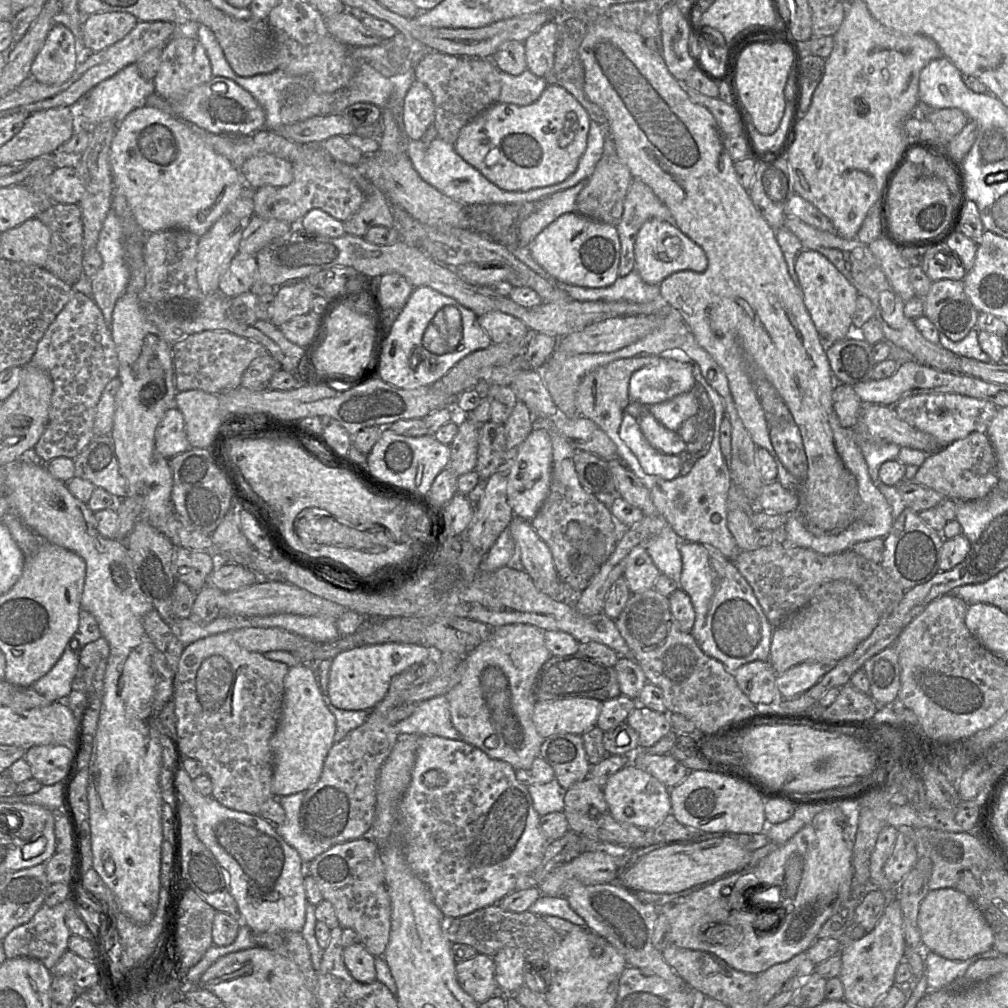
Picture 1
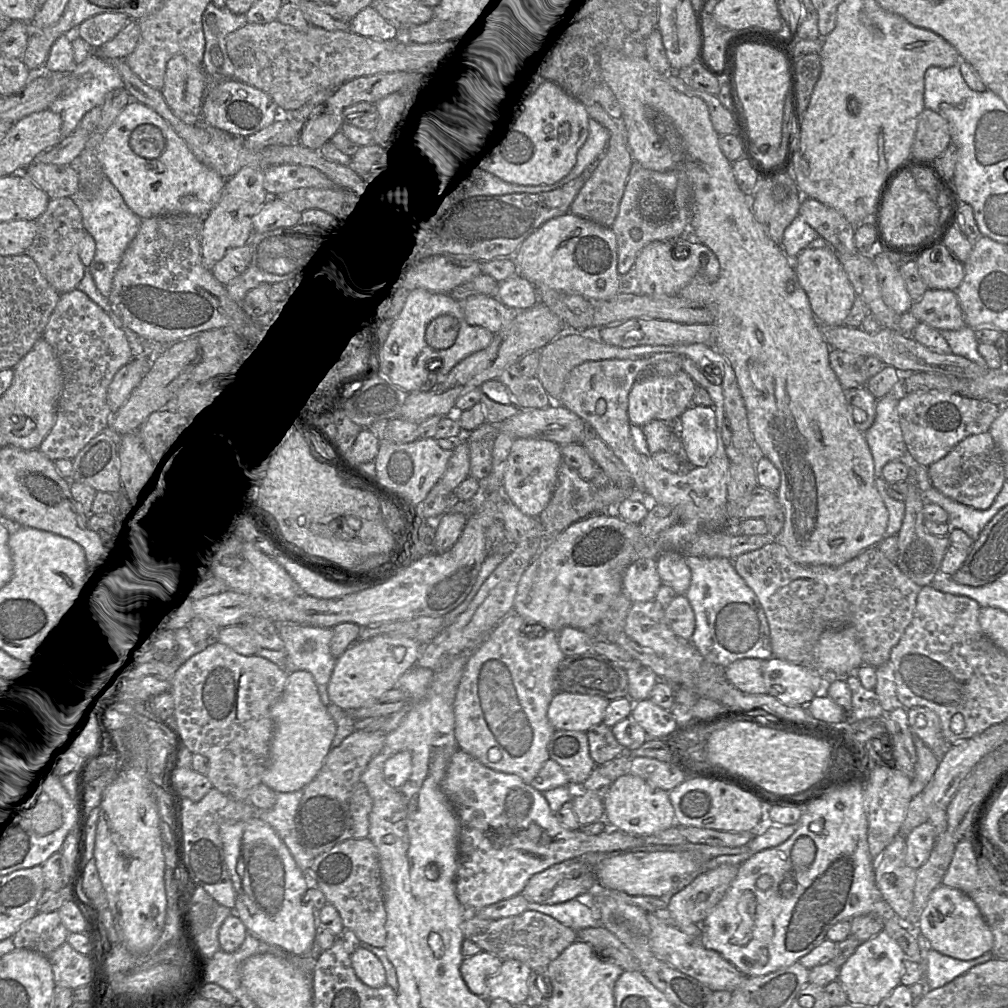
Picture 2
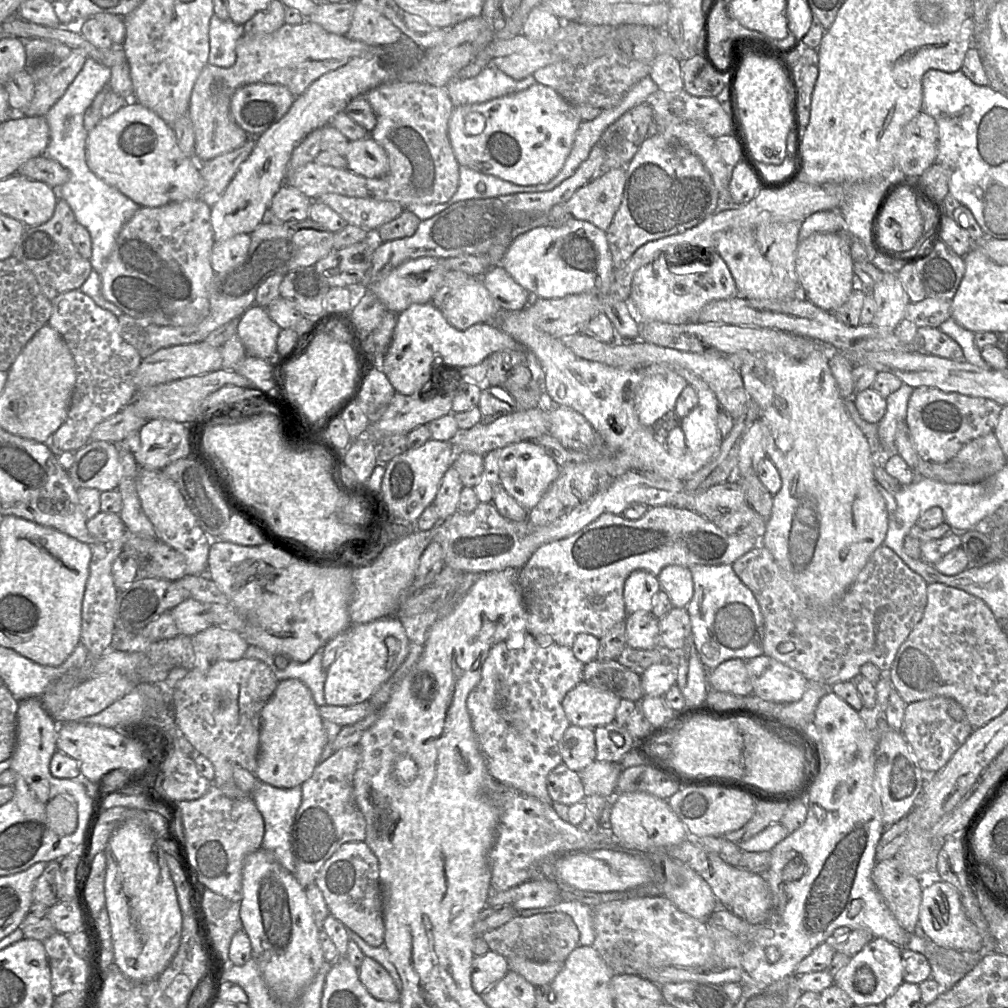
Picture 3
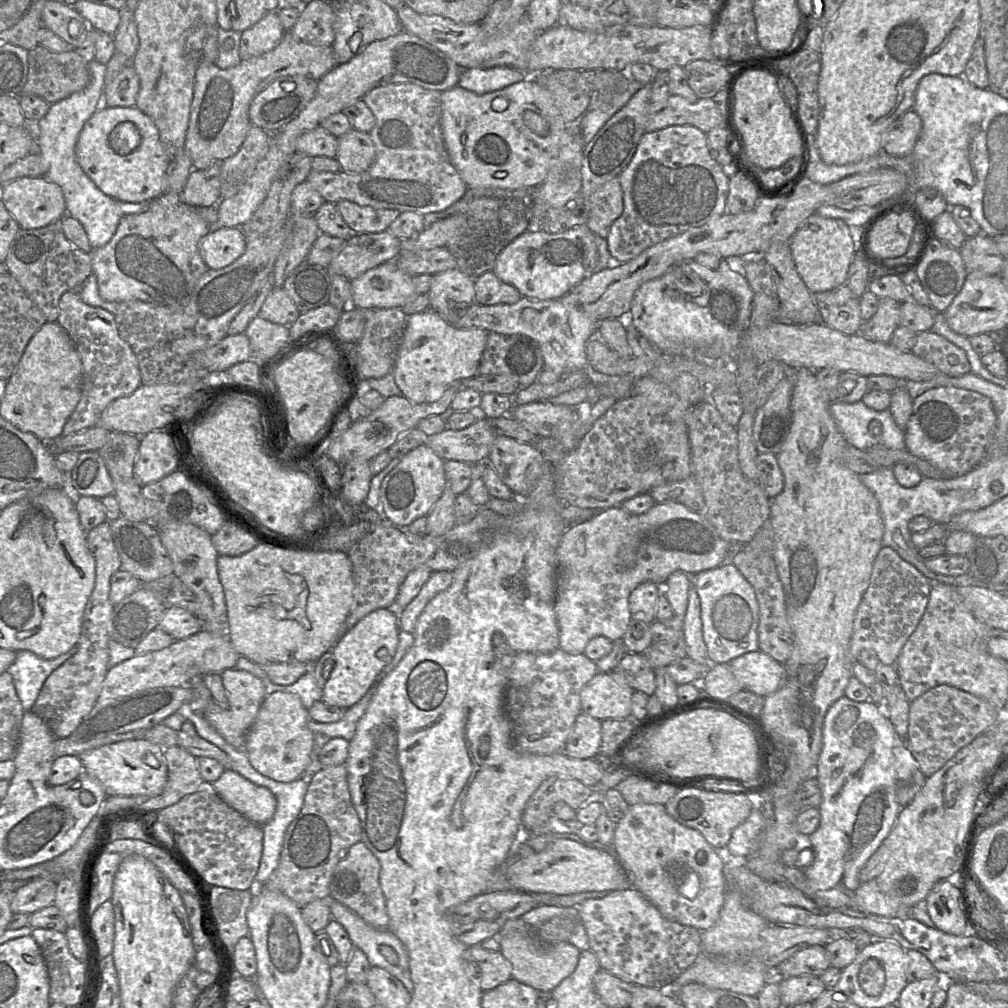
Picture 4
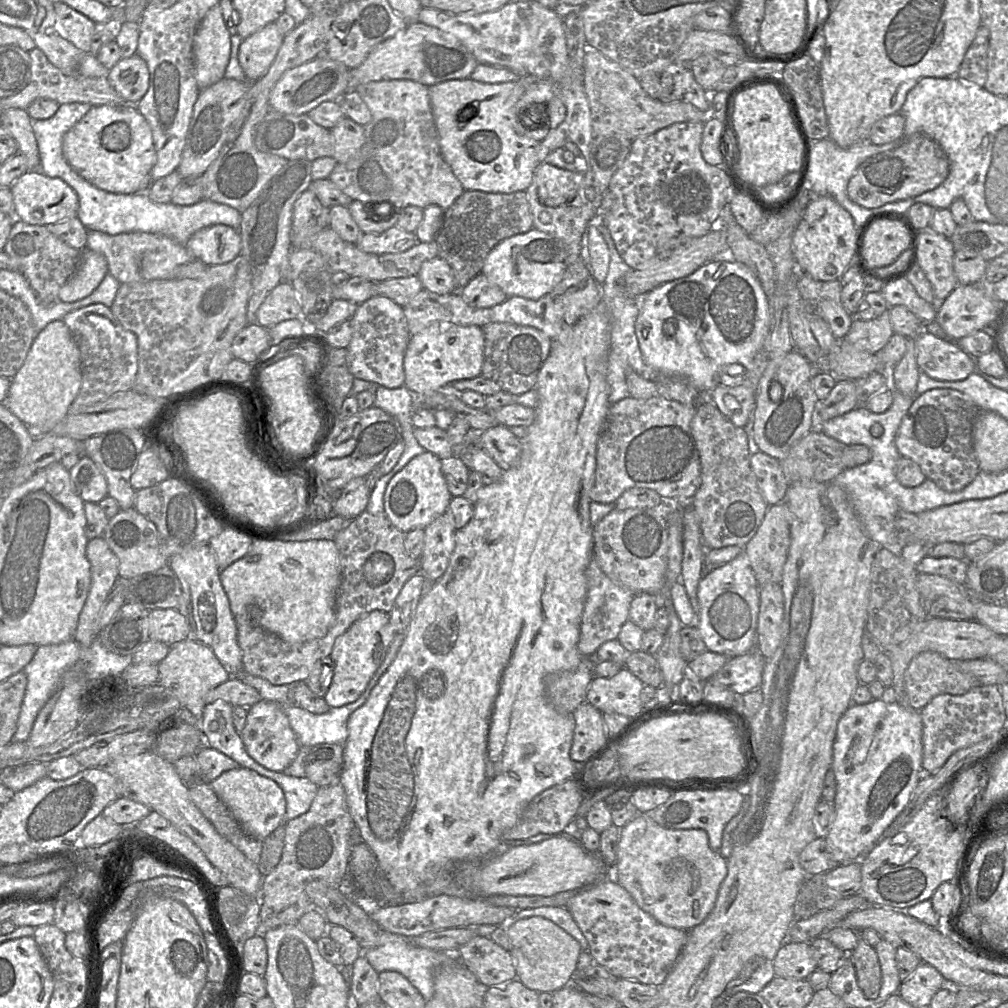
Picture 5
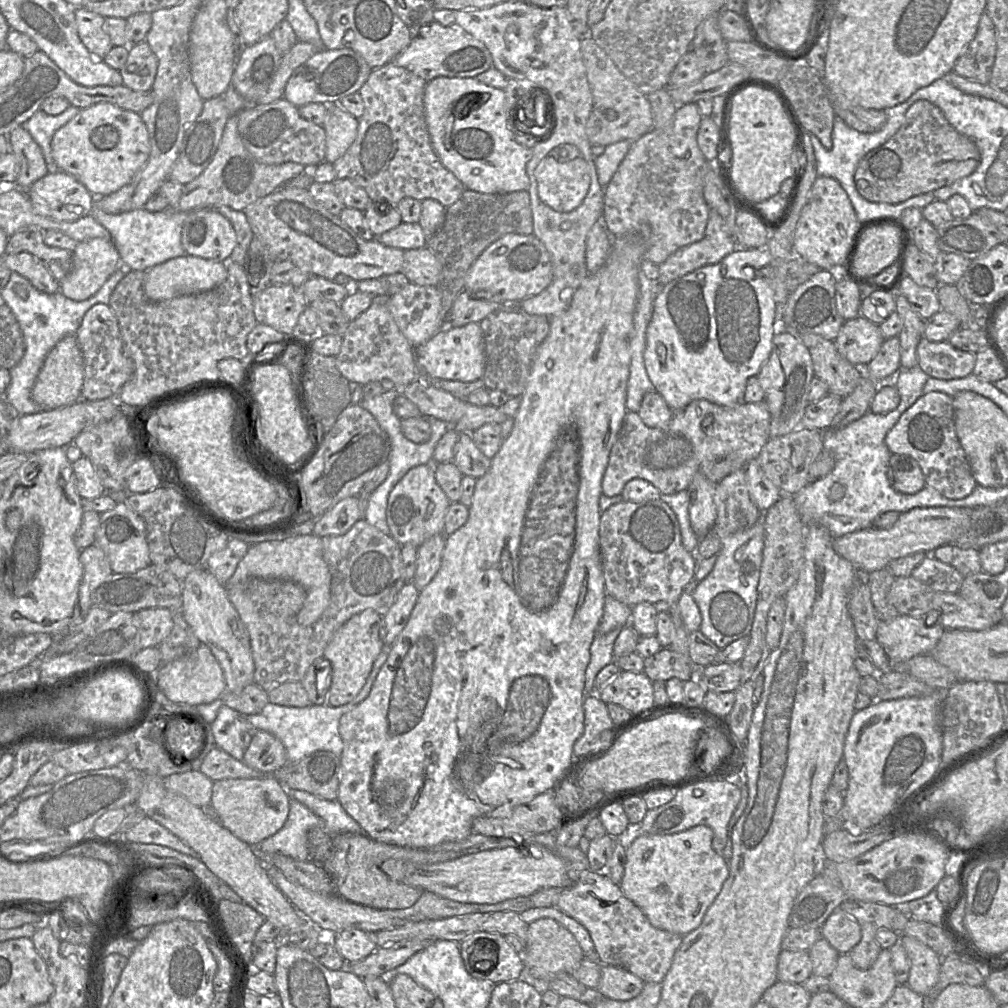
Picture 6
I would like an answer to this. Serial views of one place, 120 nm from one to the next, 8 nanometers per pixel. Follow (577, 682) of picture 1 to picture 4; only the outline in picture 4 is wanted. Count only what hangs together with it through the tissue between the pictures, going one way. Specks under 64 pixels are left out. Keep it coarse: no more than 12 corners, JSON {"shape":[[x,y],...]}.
{"shape":[[627,652],[613,671],[634,691],[654,694],[656,673],[642,653]]}

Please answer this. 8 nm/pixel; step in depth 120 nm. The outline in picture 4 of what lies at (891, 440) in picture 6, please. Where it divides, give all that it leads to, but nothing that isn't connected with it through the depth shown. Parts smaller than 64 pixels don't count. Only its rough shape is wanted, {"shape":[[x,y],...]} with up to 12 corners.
{"shape":[[983,394],[913,400],[906,449],[960,477],[986,458],[997,416]]}

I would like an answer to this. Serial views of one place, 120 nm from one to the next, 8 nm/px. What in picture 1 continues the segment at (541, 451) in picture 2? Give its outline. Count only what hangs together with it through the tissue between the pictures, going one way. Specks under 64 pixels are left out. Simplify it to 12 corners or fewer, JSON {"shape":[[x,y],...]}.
{"shape":[[534,428],[507,465],[515,516],[531,521],[546,500],[553,450]]}

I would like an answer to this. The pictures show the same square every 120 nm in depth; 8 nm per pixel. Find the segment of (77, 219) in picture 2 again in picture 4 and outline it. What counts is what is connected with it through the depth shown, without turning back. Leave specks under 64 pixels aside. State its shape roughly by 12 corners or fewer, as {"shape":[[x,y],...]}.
{"shape":[[62,219],[20,228],[4,264],[50,322],[93,272]]}

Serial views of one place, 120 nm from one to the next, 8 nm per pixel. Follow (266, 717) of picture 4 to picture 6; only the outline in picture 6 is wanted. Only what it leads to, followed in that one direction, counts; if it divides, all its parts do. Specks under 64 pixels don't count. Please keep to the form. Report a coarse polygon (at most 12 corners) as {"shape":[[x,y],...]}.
{"shape":[[266,731],[252,736],[244,764],[274,772],[287,762],[282,742]]}

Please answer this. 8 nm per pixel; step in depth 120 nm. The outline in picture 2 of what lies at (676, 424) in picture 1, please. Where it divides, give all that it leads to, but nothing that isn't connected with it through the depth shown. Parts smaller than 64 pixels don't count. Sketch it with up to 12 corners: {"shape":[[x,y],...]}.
{"shape":[[682,369],[636,380],[627,414],[639,427],[675,423],[696,383]]}

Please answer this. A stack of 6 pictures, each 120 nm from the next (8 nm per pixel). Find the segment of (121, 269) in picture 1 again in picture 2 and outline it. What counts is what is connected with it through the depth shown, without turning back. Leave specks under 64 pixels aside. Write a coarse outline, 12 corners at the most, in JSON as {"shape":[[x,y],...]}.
{"shape":[[107,177],[71,198],[94,259],[76,289],[109,316],[108,297],[141,219]]}

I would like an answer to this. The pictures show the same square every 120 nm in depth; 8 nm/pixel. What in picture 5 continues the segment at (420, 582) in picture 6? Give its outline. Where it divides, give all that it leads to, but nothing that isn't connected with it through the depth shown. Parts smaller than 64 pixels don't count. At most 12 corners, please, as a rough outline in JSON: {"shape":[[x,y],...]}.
{"shape":[[448,509],[424,528],[421,574],[437,581],[455,547]]}

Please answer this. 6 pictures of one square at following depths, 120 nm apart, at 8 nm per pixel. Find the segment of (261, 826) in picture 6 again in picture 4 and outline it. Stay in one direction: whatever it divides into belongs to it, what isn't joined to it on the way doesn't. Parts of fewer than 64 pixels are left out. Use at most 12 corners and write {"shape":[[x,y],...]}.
{"shape":[[232,769],[212,785],[226,804],[263,826],[277,803]]}

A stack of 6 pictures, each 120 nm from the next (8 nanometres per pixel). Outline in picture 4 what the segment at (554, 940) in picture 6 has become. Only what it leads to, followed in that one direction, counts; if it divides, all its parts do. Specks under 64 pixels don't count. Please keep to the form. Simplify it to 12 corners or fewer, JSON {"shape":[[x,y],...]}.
{"shape":[[498,938],[512,977],[552,992],[575,971],[569,942]]}

